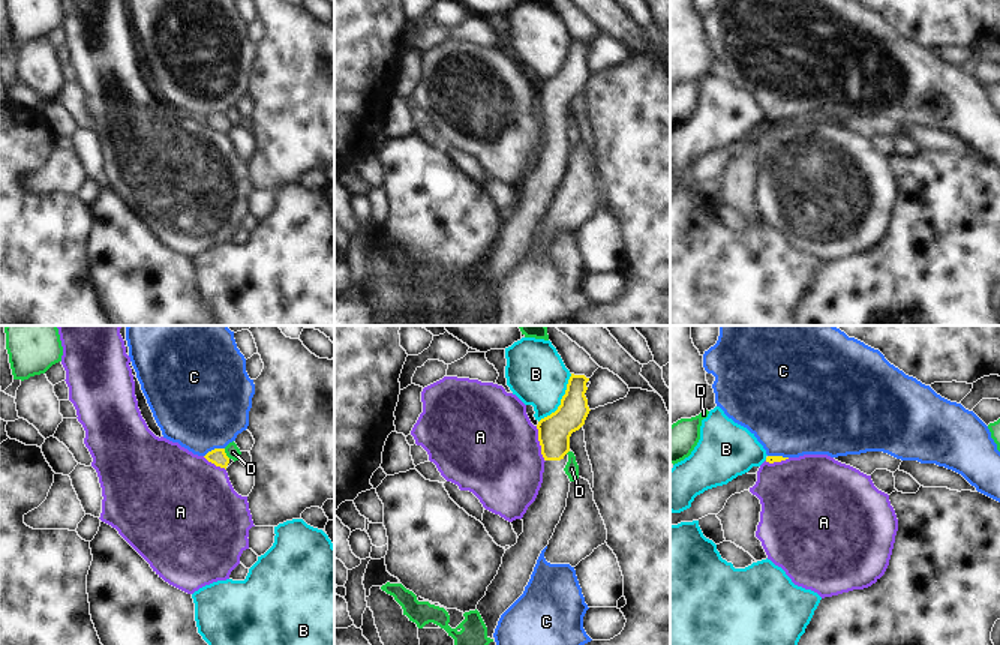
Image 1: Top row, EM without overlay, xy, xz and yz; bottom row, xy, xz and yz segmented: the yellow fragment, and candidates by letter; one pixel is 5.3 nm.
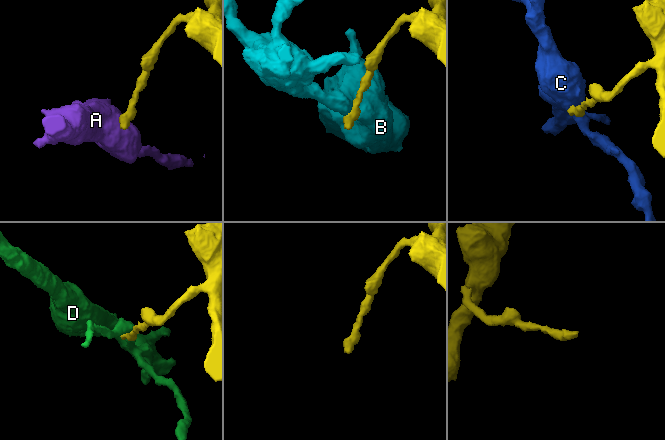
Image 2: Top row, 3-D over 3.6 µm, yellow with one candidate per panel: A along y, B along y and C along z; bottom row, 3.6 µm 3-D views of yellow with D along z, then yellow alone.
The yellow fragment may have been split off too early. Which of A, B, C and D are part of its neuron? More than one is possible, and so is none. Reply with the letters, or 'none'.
none

